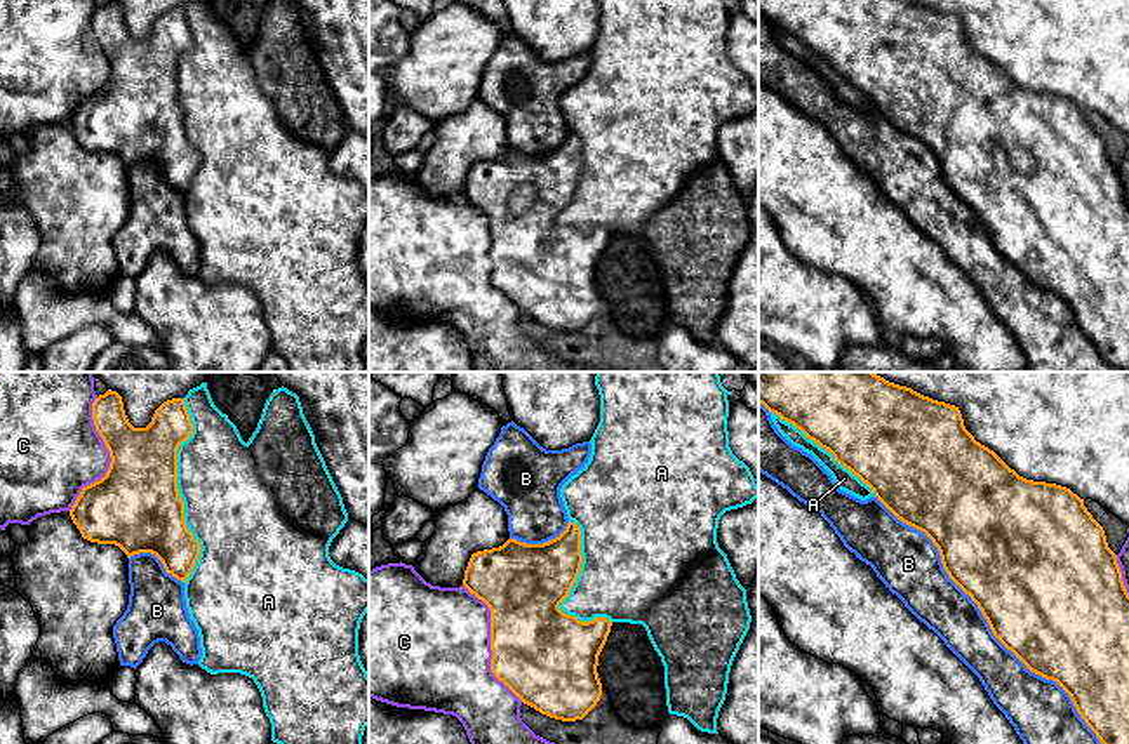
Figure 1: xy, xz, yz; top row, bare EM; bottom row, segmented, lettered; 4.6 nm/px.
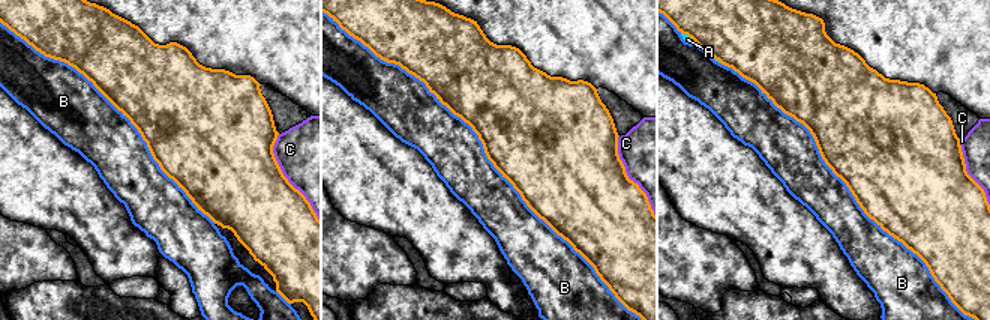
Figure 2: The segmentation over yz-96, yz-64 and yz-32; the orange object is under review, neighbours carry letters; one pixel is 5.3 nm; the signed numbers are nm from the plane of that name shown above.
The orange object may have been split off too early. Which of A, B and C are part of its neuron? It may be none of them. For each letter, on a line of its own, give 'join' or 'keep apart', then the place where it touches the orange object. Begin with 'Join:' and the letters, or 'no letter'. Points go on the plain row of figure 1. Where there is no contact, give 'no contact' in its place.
Join: B
A: keep apart; contact xy (178, 101)
B: join; contact yz (992, 242)
C: keep apart; contact xy (110, 66)

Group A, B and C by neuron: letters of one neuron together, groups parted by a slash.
A / B / C

